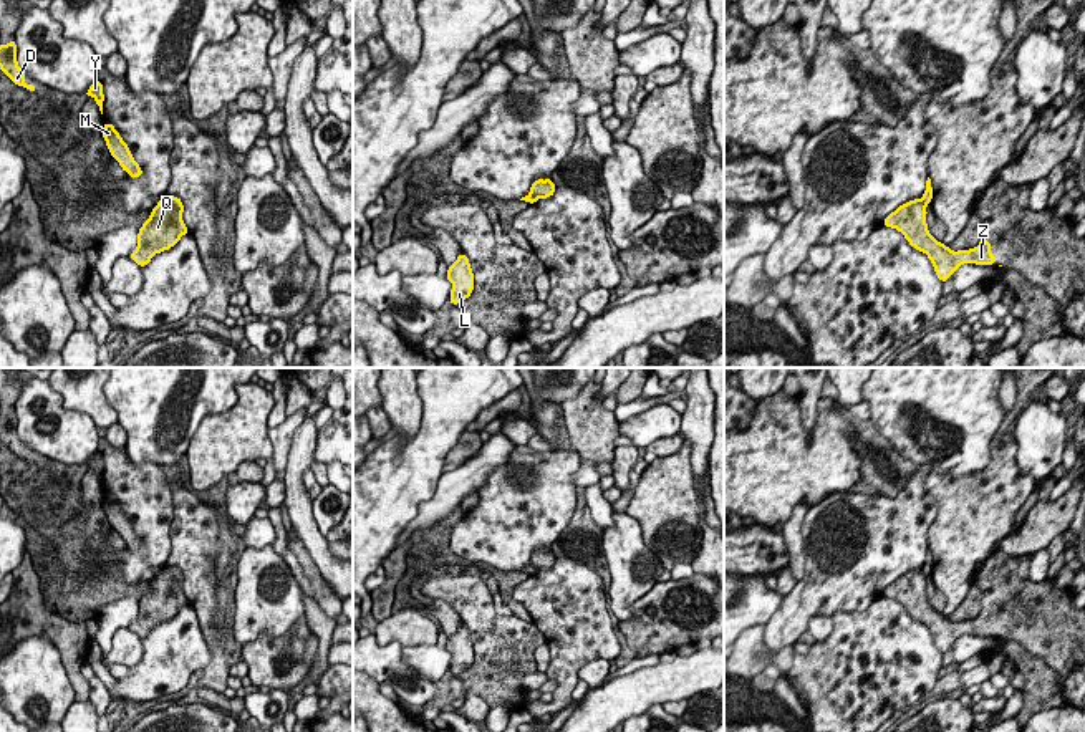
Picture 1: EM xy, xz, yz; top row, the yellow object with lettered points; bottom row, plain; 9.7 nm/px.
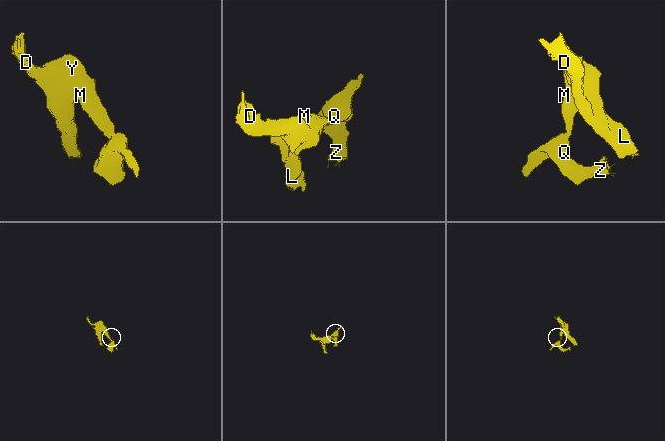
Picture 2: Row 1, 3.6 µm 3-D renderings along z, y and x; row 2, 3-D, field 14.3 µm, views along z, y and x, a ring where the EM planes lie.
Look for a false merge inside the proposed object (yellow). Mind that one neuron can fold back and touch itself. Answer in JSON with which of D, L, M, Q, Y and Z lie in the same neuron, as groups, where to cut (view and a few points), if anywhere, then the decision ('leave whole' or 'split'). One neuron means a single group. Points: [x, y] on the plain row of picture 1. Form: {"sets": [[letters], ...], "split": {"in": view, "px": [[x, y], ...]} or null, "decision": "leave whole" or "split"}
{"sets": [["D", "L", "M", "Y"], ["Q", "Z"]], "split": {"in": "yz", "px": [[921, 570], [925, 577]]}, "decision": "split"}

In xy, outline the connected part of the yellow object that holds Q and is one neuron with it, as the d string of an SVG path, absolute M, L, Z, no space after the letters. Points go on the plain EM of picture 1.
M164 566L139 600L137 618L129 629L142 639L156 624L172 619L182 606L189 604L182 583L184 575L179 568Z

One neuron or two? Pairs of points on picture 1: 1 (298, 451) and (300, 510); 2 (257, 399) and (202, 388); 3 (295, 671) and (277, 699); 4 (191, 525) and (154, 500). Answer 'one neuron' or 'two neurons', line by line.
1: one neuron
2: two neurons
3: two neurons
4: two neurons

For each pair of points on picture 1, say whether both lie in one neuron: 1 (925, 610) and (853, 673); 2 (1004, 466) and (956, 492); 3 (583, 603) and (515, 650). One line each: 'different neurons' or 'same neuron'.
1: different neurons
2: same neuron
3: different neurons

